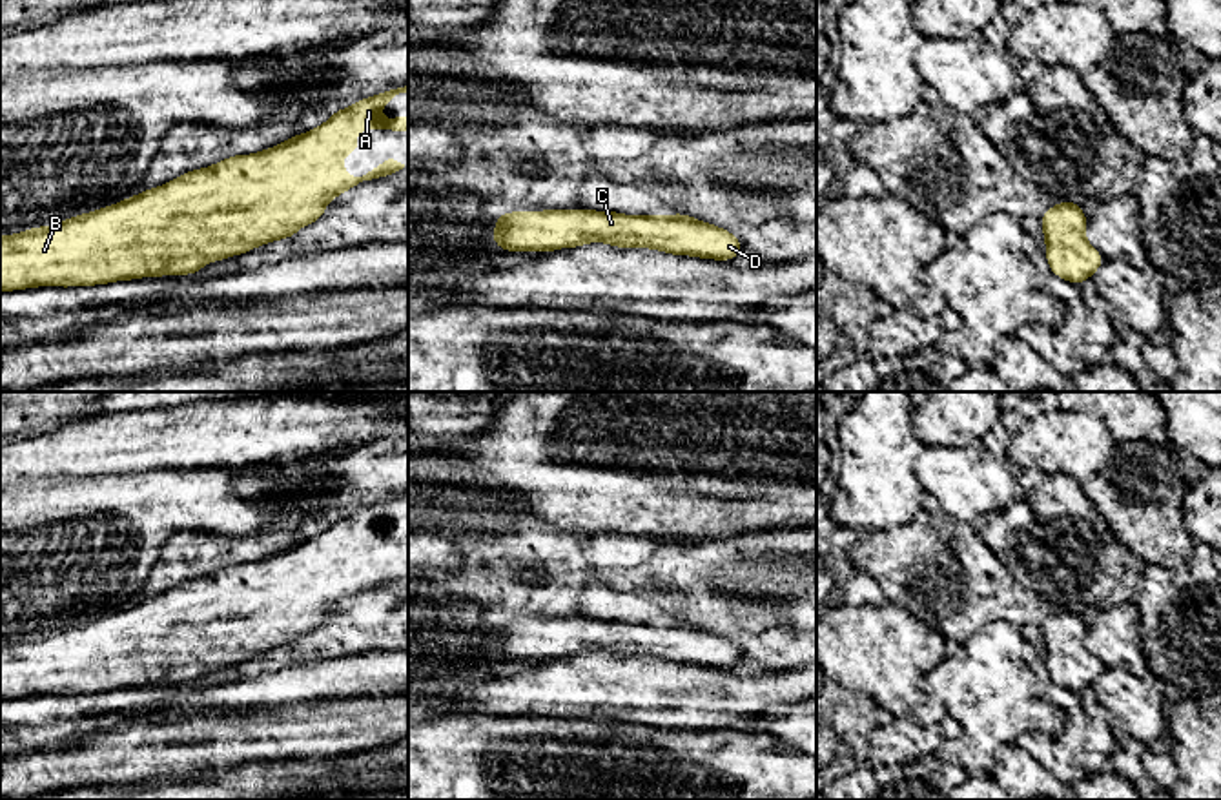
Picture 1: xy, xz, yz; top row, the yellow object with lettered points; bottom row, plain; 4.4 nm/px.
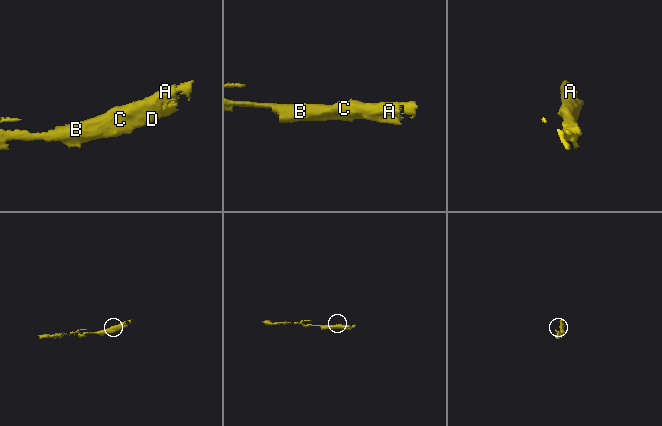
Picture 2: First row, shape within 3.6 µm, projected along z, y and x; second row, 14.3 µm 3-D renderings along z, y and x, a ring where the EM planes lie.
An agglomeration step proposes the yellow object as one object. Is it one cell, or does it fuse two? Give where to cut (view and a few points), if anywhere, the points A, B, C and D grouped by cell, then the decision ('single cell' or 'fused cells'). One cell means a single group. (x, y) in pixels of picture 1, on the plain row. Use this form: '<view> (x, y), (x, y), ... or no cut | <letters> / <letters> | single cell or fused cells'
no cut | A B C D | single cell

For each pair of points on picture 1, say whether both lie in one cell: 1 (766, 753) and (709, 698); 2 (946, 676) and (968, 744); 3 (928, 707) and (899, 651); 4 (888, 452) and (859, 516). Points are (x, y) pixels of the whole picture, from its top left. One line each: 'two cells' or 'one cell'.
1: two cells
2: one cell
3: one cell
4: one cell

